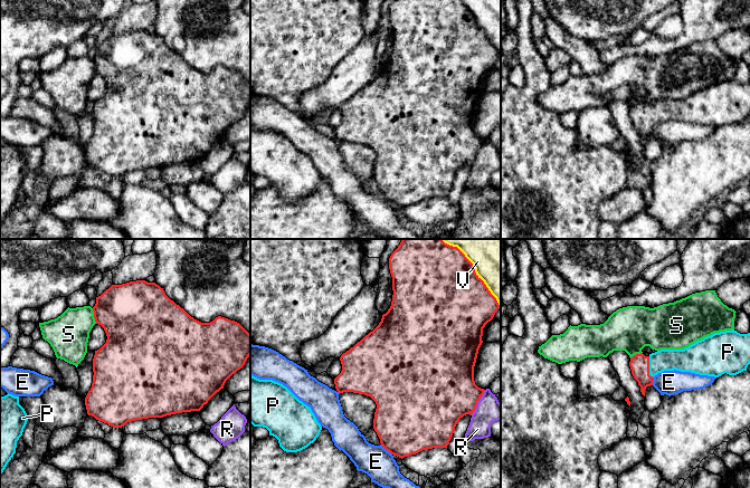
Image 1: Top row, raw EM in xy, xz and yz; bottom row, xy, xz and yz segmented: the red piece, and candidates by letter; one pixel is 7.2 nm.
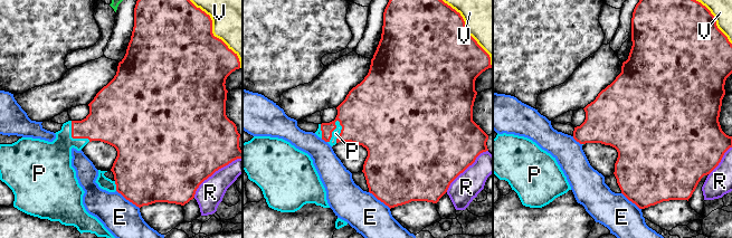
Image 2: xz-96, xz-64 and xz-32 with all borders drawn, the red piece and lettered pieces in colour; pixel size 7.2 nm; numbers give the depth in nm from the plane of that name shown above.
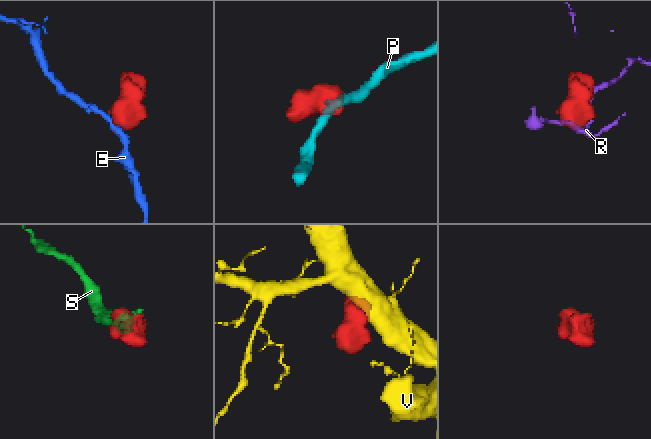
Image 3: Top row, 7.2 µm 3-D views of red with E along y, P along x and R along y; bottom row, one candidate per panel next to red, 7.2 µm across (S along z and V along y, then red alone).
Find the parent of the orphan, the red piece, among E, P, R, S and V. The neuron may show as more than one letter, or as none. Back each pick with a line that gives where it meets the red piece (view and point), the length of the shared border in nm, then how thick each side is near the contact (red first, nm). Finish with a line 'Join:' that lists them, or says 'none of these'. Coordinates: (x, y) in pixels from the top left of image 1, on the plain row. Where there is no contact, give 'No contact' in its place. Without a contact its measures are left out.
P: Touches red at yz (648, 117). Shared border 160 nm. Thickness 140 nm (red) against 160 nm
Join: P

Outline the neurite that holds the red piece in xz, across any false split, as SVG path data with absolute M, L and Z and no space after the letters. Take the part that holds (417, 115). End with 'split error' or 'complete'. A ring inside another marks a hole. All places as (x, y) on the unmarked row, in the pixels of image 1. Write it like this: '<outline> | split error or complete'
M395 0L389 8L389 19L392 27L393 40L391 56L382 65L381 71L372 82L341 105L342 121L334 128L334 134L339 143L353 142L364 144L376 152L377 159L374 162L373 179L380 189L380 193L391 204L402 209L423 200L447 198L459 169L466 164L472 165L475 161L477 152L485 140L475 134L474 116L478 99L483 93L483 78L493 69L500 55L484 31L476 25L473 13L461 0Z | complete

